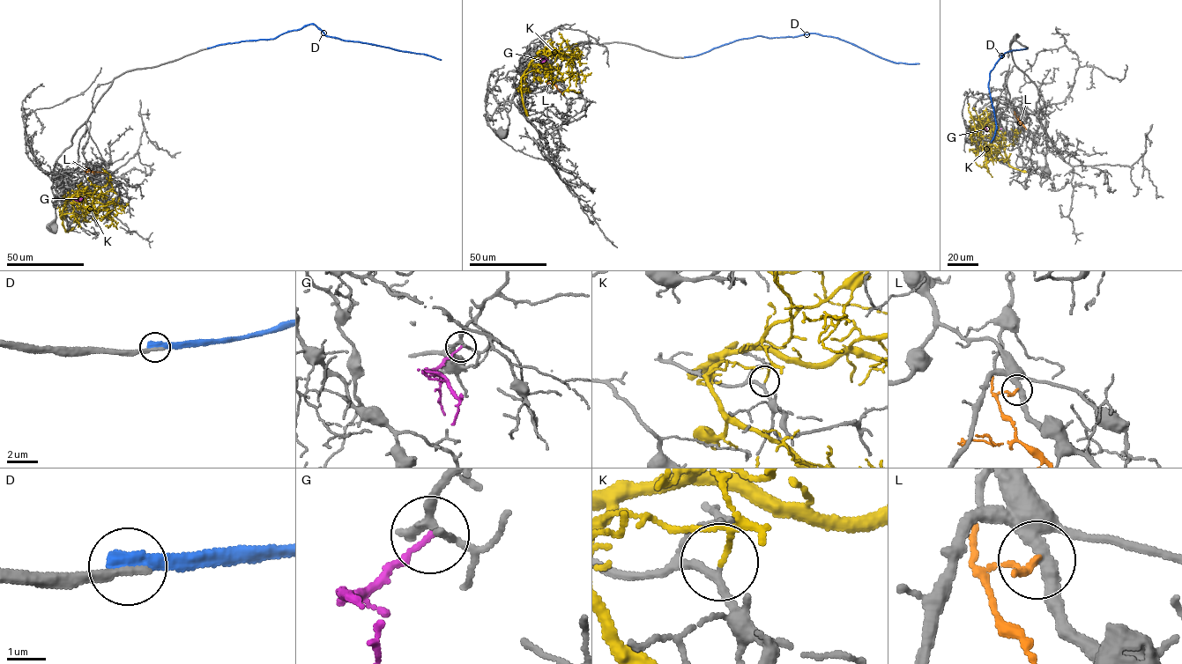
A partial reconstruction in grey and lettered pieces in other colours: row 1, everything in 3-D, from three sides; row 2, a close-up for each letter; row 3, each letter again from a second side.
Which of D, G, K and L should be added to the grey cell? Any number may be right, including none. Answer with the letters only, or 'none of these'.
none of these

